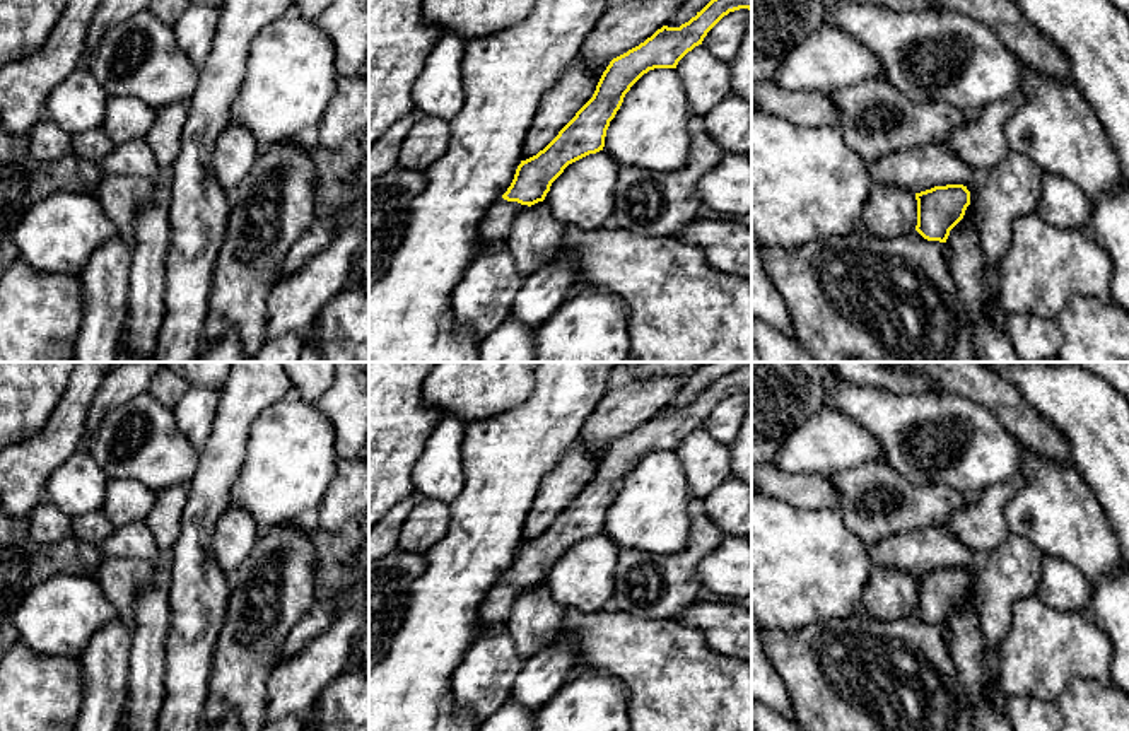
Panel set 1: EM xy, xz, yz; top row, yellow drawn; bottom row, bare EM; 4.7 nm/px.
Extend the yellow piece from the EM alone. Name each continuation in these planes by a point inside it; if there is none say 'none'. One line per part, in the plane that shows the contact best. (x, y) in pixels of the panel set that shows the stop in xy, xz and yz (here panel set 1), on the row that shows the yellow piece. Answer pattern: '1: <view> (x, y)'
1: xz (494, 228)

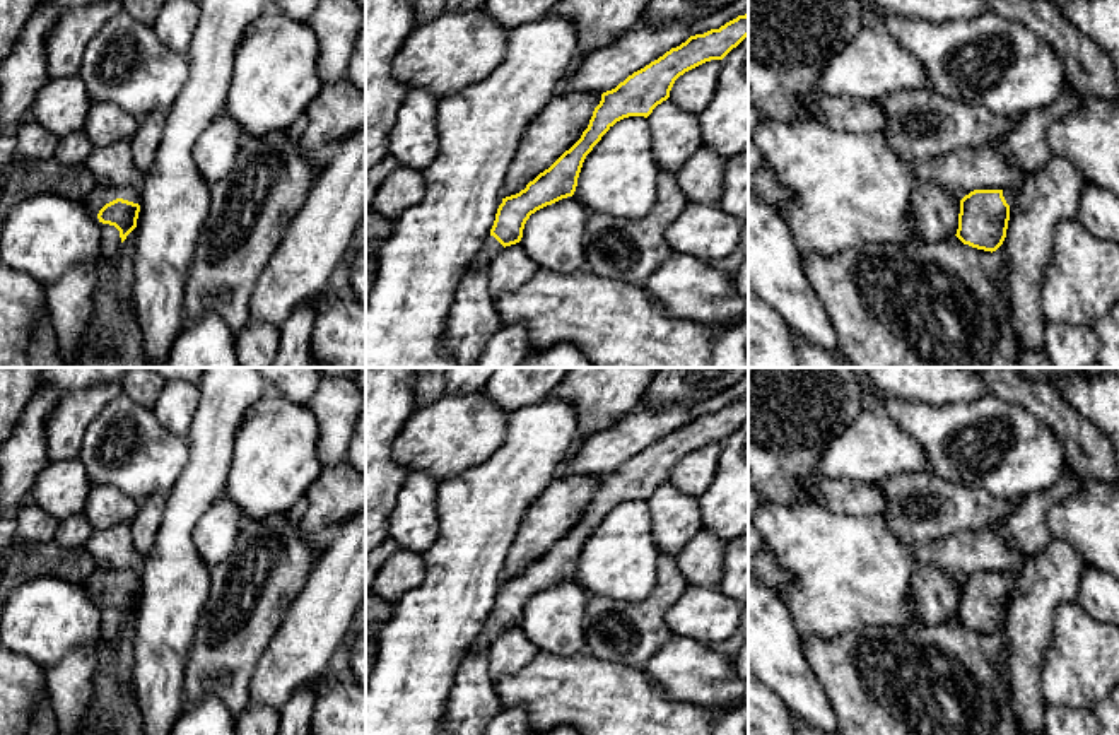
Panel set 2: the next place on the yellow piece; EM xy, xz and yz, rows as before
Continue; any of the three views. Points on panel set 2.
1: xy (110, 236)

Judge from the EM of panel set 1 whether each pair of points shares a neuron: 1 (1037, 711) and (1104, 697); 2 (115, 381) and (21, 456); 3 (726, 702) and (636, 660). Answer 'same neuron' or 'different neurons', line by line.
1: different neurons
2: different neurons
3: same neuron

